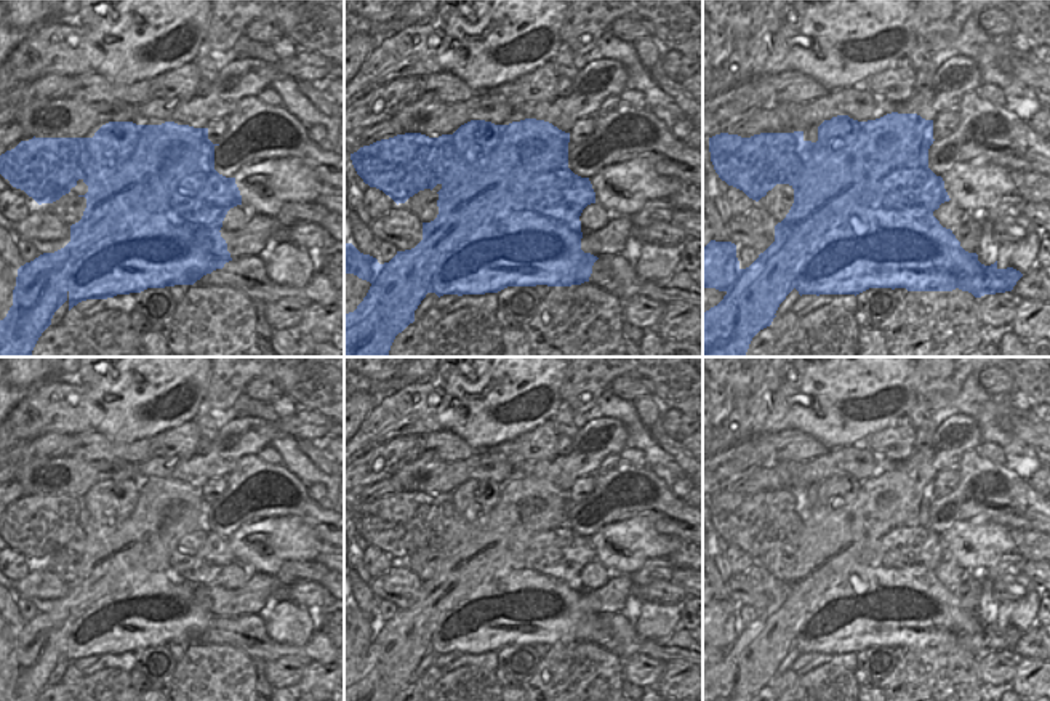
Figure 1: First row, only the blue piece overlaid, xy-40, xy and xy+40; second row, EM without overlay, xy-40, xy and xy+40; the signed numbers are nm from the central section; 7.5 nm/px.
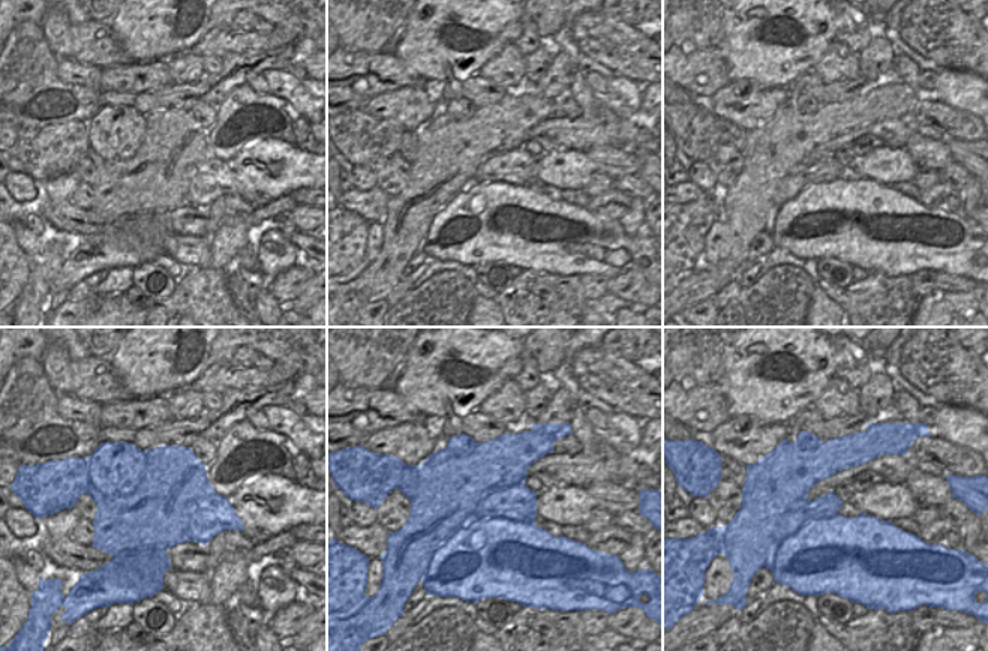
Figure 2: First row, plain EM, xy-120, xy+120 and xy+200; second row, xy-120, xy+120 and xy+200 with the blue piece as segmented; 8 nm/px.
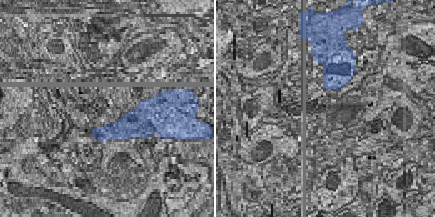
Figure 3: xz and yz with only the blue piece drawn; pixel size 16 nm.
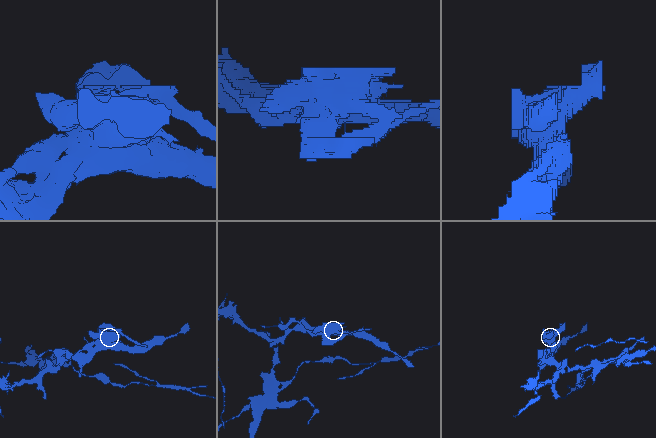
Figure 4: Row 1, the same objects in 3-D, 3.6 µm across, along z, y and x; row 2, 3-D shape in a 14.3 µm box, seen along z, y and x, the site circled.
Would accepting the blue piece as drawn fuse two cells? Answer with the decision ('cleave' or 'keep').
cleave

